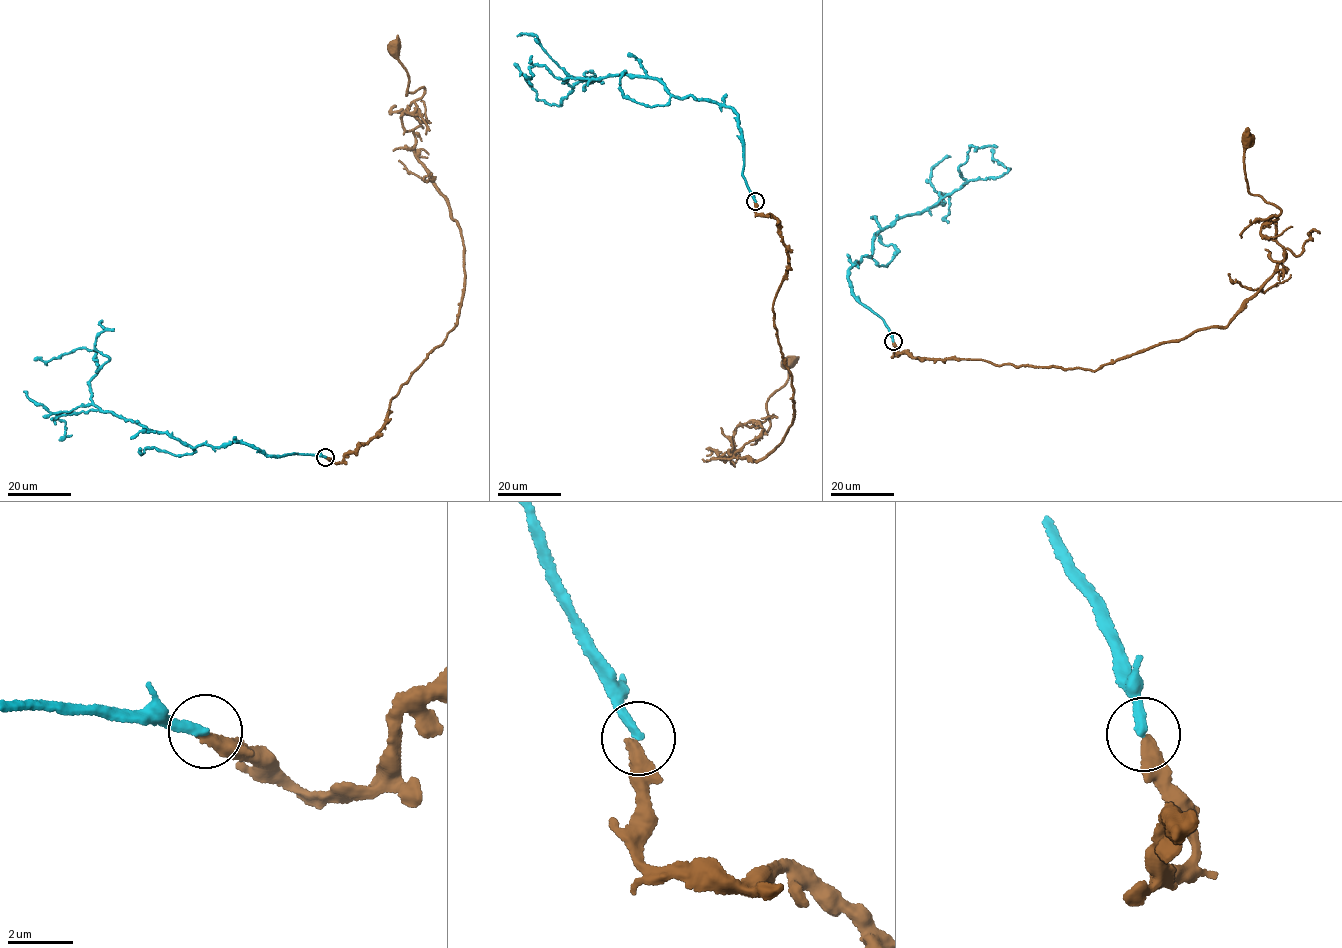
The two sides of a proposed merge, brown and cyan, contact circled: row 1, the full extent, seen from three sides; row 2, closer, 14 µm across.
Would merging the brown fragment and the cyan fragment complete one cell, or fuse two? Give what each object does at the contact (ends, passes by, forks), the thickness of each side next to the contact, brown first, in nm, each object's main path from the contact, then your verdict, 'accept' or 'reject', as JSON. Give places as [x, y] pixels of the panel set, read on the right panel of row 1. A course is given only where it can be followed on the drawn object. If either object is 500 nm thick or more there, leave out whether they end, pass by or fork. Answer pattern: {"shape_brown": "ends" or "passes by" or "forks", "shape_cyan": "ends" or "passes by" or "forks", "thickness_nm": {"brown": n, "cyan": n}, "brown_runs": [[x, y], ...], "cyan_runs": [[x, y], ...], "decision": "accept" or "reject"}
{"shape_brown": "ends", "shape_cyan": "ends", "thickness_nm": {"brown": 420, "cyan": 280}, "brown_runs": [[893, 342], [895, 356], [1096, 371], [1225, 326], [1286, 256], [1276, 238], [1281, 211], [1249, 192], [1248, 141]], "cyan_runs": [[893, 341], [855, 299], [849, 268], [898, 218], [1009, 170], [991, 149]], "decision": "reject"}

